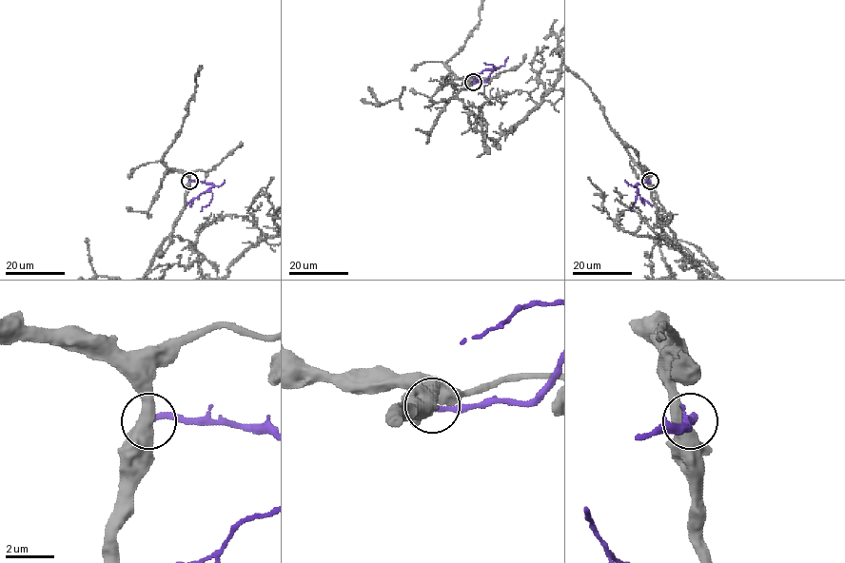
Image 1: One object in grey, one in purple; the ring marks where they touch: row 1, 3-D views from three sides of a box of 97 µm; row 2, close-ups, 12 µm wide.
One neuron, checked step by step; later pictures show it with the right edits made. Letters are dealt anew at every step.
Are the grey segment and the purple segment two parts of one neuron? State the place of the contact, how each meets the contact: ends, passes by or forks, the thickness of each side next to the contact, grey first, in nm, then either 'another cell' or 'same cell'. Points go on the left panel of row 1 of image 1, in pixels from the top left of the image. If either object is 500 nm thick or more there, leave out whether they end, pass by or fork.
(189, 181) | 500/240 nm | another cell

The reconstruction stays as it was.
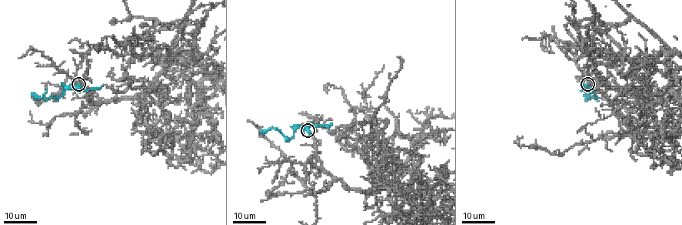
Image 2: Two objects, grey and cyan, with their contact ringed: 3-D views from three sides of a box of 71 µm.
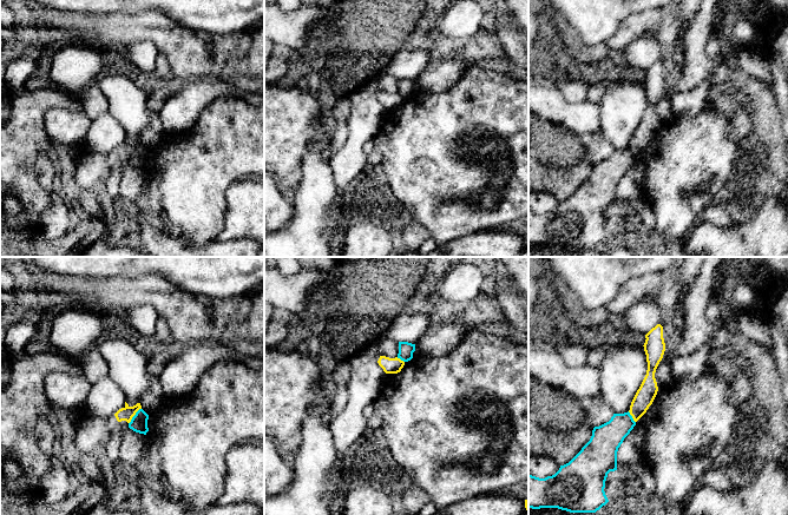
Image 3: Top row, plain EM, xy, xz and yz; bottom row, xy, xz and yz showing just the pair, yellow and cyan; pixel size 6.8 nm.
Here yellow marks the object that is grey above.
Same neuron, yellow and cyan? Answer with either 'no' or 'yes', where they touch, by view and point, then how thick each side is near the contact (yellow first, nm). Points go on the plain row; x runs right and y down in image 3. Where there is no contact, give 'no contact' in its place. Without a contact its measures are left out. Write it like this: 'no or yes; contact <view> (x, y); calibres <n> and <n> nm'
no; contact xy (133, 151); calibres 100 and 120 nm

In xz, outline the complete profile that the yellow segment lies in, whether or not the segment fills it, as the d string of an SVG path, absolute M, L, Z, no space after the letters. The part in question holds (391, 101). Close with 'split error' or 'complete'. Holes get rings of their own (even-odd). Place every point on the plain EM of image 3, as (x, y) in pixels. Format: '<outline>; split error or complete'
M380 92L377 97L379 101L383 105L386 110L398 110L405 101L405 98L400 94L389 94L386 92Z; complete

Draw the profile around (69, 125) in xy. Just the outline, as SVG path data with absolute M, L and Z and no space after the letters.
M79 106L54 107L44 117L45 131L51 143L83 144L92 120Z

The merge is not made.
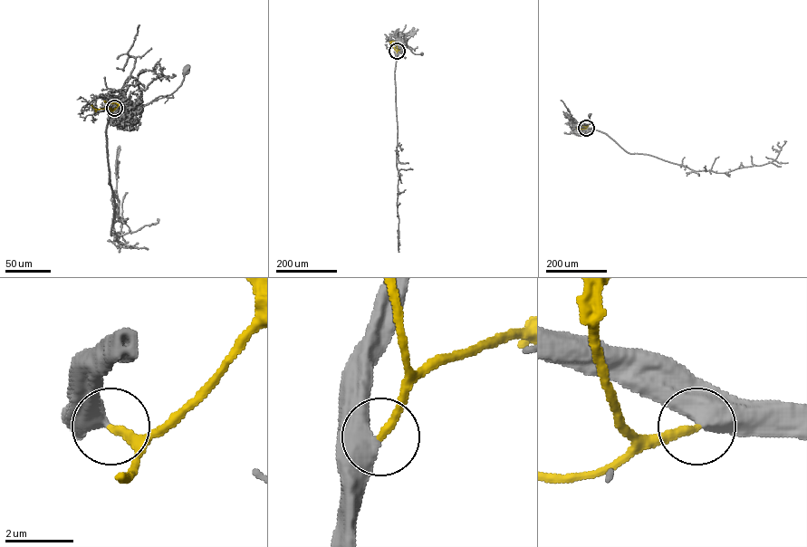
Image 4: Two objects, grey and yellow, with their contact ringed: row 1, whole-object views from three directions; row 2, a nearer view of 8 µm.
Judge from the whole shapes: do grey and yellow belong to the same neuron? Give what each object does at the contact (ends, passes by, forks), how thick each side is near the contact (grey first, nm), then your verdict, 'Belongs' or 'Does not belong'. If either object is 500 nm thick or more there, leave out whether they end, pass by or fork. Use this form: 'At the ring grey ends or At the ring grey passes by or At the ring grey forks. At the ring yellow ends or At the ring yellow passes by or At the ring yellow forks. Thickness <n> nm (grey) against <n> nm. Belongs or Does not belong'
Thickness 600 nm (grey) against 240 nm. Belongs

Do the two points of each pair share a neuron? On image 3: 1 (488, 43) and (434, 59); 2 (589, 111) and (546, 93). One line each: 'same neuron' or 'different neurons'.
1: same neuron
2: same neuron

